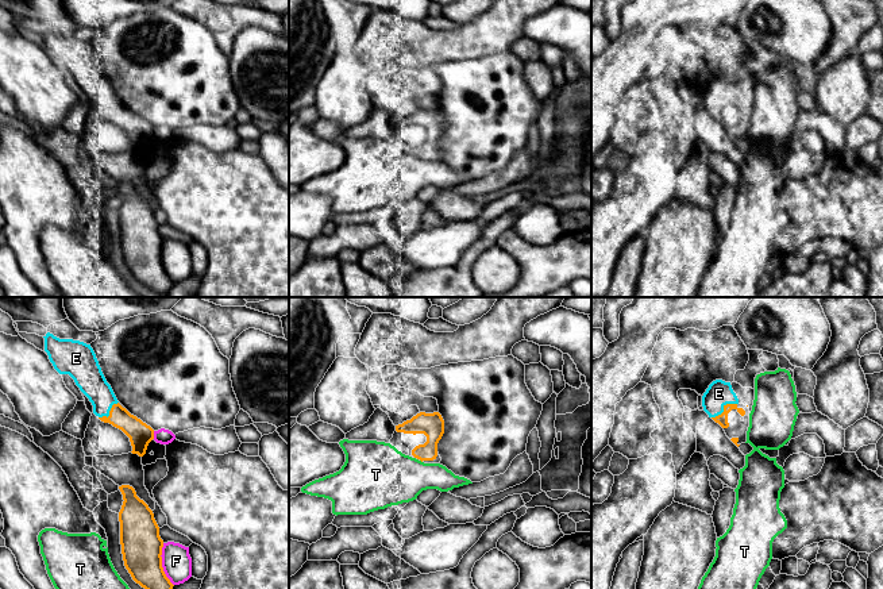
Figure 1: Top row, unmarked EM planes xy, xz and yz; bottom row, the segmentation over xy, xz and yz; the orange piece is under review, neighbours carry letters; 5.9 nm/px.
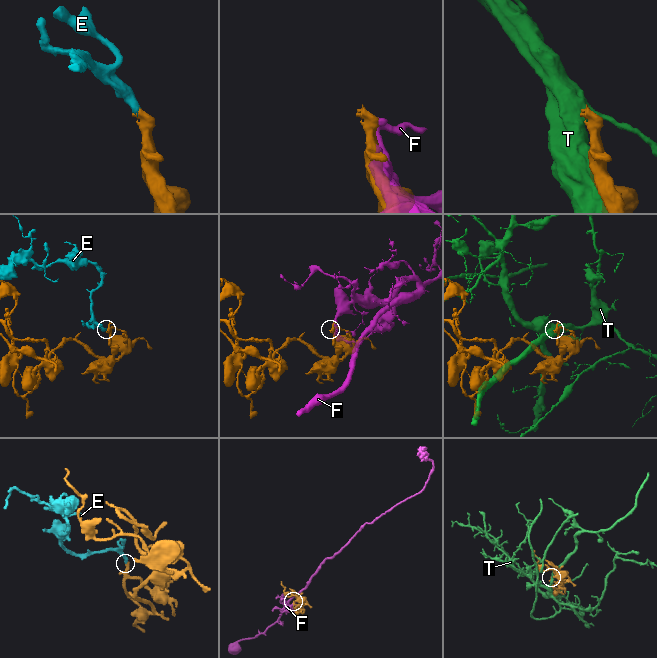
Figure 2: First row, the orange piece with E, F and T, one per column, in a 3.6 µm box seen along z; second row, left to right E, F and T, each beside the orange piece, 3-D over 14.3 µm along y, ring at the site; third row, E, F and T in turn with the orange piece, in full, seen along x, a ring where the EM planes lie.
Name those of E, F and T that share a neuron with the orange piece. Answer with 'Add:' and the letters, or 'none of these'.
Add: E

